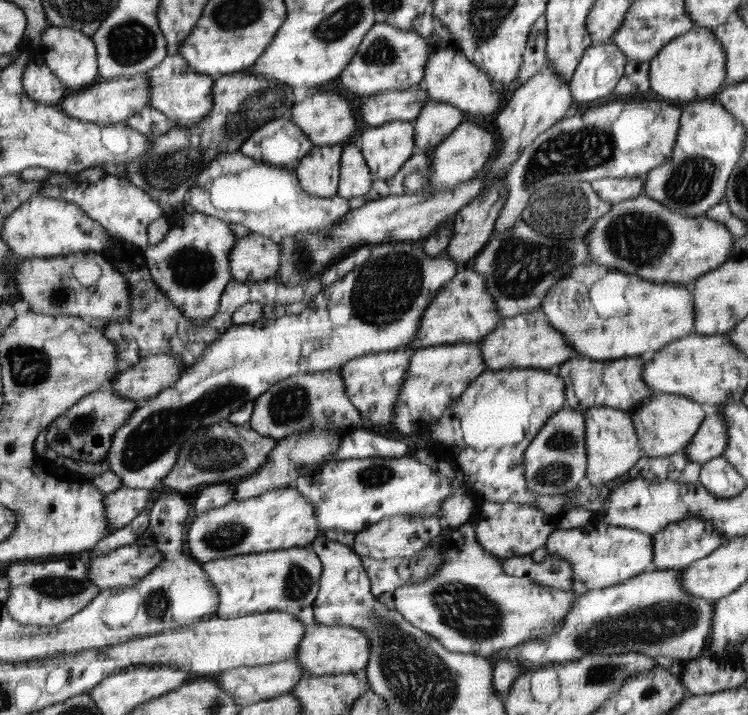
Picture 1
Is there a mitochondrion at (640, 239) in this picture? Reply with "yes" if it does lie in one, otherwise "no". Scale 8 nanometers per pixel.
yes

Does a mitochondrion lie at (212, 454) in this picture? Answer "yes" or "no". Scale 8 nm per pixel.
yes

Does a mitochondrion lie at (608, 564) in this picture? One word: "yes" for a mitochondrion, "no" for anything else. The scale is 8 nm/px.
no

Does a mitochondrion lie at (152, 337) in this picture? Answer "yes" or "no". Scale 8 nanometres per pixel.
no

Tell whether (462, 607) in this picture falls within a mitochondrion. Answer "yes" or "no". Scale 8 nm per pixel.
yes

